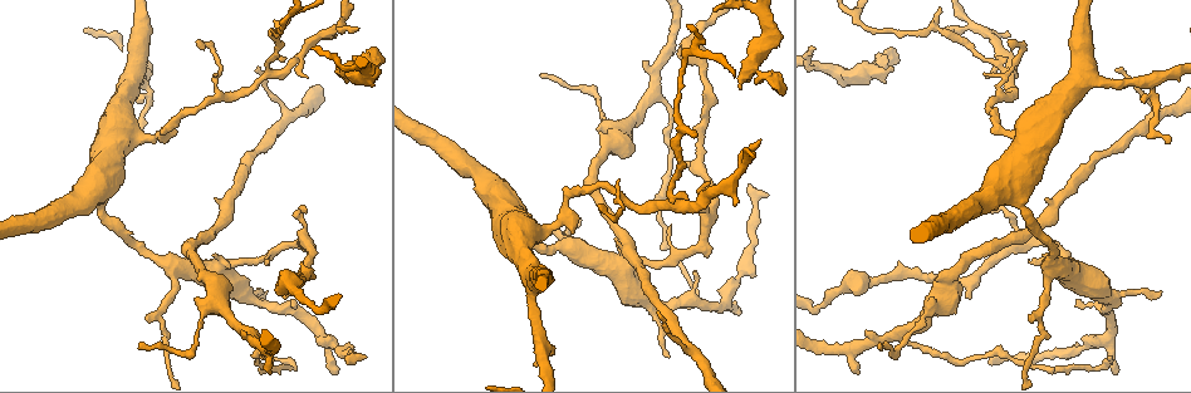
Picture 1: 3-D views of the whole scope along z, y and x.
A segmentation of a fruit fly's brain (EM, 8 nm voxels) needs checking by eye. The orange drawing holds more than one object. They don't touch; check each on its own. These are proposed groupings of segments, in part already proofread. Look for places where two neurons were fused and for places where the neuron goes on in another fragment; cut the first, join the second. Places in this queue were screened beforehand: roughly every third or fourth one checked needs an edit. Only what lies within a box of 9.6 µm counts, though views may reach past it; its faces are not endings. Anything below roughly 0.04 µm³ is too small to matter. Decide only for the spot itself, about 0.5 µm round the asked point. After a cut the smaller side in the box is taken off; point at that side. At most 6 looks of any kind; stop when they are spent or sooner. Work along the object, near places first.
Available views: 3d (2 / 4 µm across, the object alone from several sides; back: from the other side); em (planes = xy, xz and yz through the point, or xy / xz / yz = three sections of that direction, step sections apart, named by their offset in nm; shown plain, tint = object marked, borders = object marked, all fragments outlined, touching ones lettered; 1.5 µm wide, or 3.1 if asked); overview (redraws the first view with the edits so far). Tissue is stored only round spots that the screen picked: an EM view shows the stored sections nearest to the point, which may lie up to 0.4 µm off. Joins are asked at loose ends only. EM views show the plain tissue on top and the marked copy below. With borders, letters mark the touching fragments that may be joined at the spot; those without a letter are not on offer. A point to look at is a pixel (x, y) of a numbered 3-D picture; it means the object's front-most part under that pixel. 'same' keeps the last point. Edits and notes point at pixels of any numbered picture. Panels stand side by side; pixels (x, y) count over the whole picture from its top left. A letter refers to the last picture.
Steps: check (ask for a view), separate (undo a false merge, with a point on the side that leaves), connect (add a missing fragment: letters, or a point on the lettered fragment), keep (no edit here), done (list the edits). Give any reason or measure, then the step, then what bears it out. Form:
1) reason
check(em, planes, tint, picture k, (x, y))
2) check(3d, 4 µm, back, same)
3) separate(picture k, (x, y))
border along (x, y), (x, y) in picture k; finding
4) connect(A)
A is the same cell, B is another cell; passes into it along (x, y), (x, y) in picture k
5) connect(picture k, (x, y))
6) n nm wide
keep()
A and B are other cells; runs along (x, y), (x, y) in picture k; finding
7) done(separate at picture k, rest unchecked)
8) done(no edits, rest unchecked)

check(3d, 2 µm, picture 1, (668, 204))

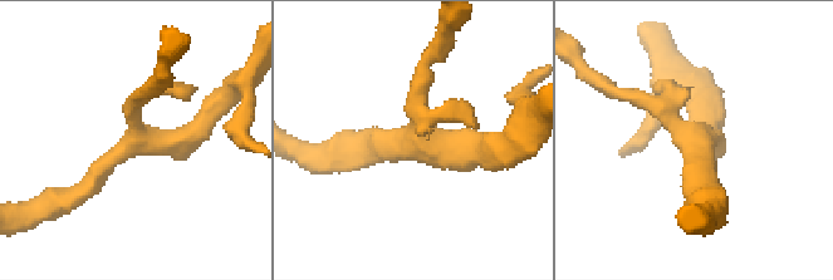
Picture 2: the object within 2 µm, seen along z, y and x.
shape alone is not enough
check(em, planes, borders, picture 2, (136, 141))

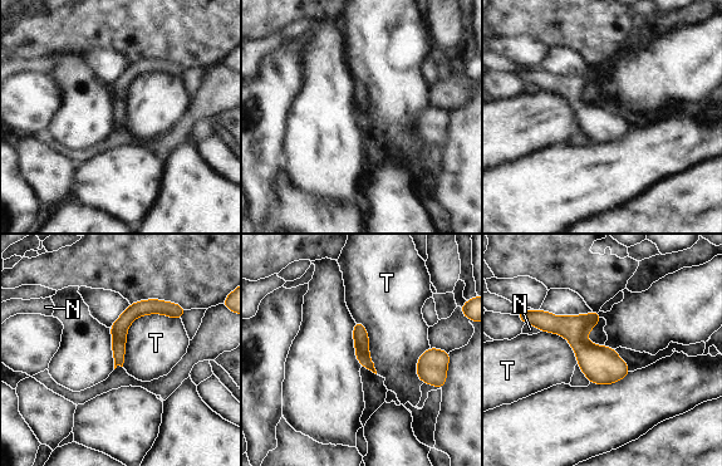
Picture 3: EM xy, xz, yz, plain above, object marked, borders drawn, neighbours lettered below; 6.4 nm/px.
keep()
N and T are other cells; border along (181, 319), (138, 315), (122, 366) in picture 3; one neuron here

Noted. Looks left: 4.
an open end
check(em, xz, step 8, borders, picture 1, (810, 48))

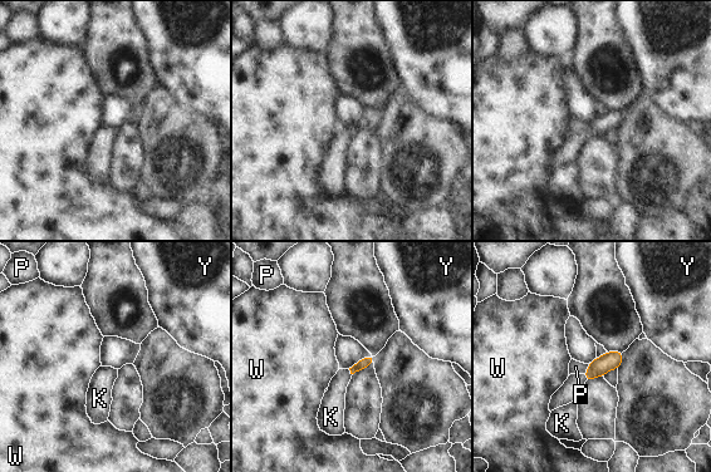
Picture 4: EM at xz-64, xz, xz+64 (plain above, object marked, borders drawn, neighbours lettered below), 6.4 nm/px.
check(em, yz, step 8, borders, same)

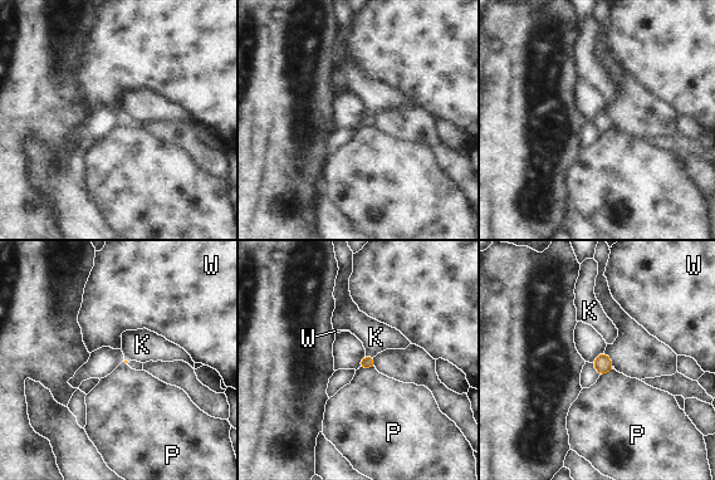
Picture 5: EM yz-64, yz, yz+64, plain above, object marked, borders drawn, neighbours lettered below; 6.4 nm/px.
keep()
K, P and W are other cells; border along (375, 367), (361, 367), (358, 370) in picture 5; none of them fits

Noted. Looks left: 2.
tapers out
check(3d, 2 µm, picture 1, (1008, 43))

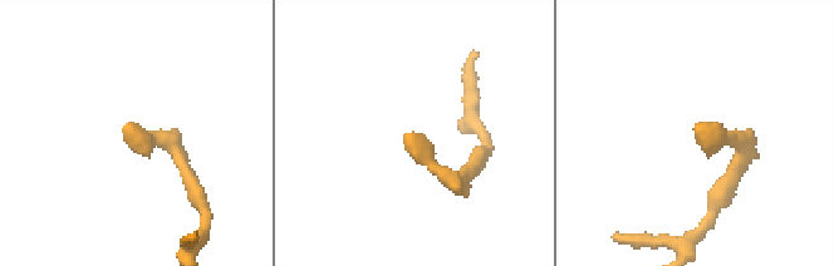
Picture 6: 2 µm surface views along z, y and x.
need the tissue
check(em, xy, step 8, borders, picture 6, (406, 133))

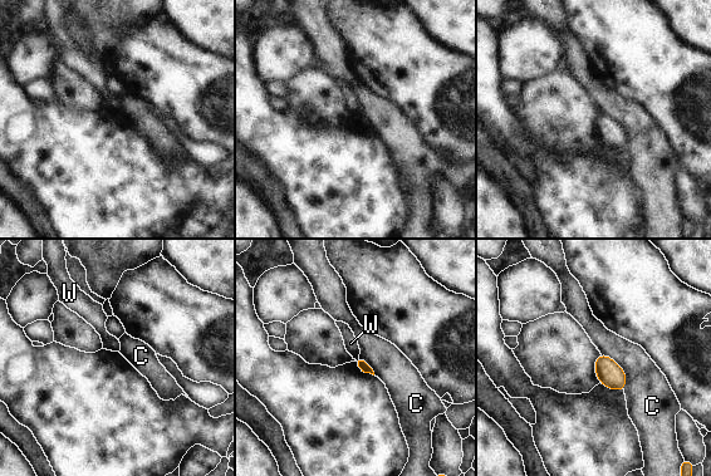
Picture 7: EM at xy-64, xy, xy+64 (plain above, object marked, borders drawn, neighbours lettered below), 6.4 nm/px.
keep()
C and W are other cells; border along (358, 356), (354, 359) in picture 7; none of them fits

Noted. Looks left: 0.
done(no edits, rest unchecked)

